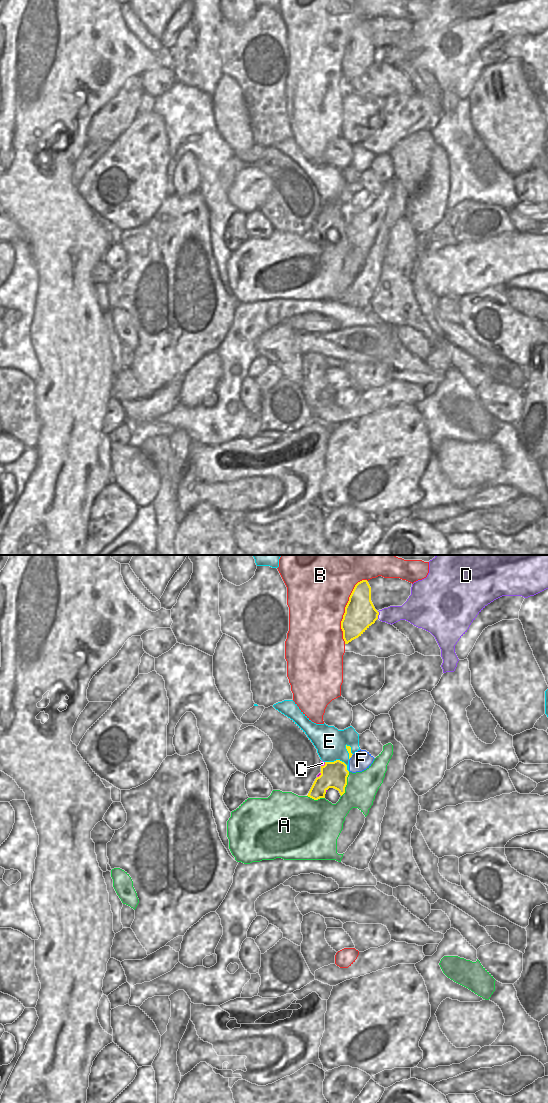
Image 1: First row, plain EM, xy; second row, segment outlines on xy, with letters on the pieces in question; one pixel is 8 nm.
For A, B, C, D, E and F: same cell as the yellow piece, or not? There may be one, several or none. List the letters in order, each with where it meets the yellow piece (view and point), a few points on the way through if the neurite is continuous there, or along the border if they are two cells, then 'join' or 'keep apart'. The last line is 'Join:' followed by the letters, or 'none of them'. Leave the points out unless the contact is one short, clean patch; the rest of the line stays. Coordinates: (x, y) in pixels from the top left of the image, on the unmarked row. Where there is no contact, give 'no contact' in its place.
A: meets yellow in xy at (346, 224); keep apart
B: meets yellow in xy at (345, 49); keep apart
C: meets yellow in xy at (324, 205); border along xy (325, 202), (321, 206); keep apart
D: meets yellow in xy at (378, 54); keep apart
E: meets yellow in xy at (339, 200); keep apart
F: meets yellow in xy at (351, 196); border along xy (353, 194), (349, 198); keep apart
Join: none of them

